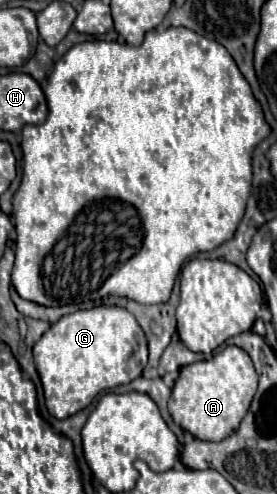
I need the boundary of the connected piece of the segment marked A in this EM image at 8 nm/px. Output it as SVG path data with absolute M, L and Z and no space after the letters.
M235 345L225 347L207 361L185 365L179 375L181 377L175 381L173 395L169 399L169 413L179 427L203 441L221 441L235 431L257 391L253 361Z

